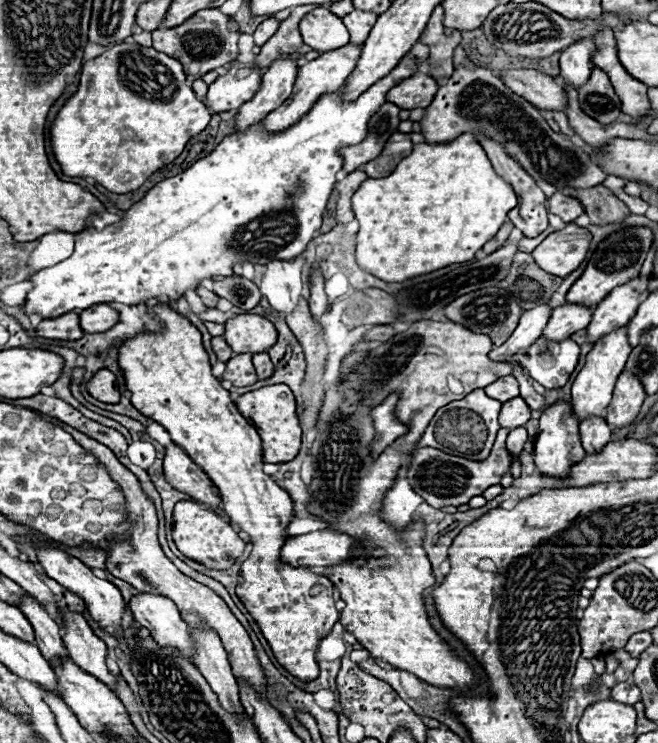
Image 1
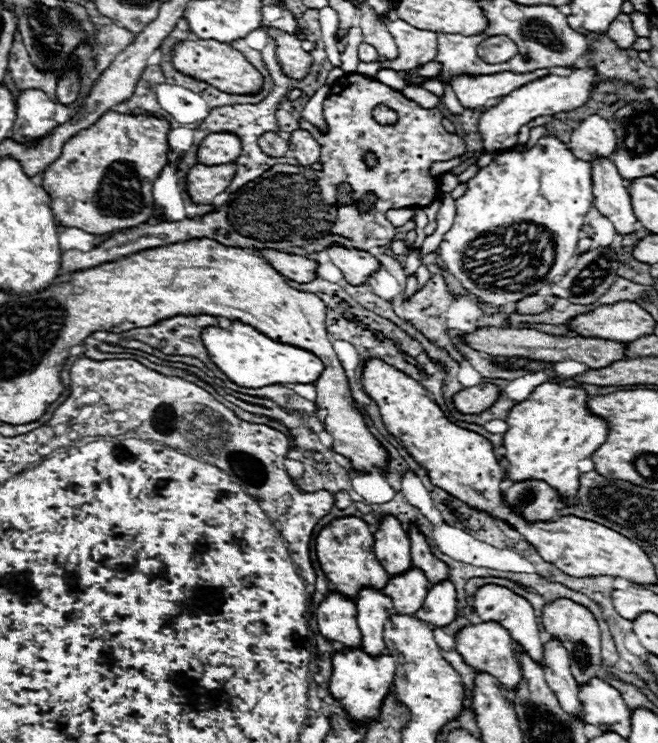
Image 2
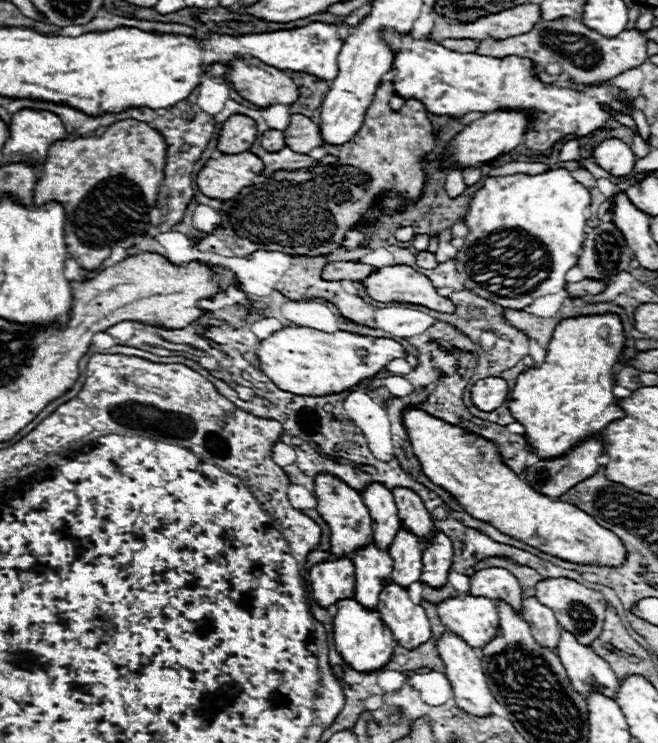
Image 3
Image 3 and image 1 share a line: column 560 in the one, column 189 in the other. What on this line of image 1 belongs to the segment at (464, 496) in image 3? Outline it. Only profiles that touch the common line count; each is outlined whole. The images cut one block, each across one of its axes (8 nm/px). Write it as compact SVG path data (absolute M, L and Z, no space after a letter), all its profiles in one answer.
M188 500L178 502L174 506L174 516L172 518L174 518L172 536L174 536L174 542L176 542L178 550L186 558L202 562L206 568L212 568L212 570L228 570L232 564L238 562L238 558L242 556L242 552L246 548L246 544L238 538L238 532L232 528L230 522L222 520L212 510L204 510L196 502L188 502Z

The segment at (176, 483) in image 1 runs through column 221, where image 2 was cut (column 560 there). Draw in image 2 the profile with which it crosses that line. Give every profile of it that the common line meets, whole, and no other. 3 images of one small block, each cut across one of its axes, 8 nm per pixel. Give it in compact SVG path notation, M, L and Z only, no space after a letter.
M524 480L514 482L504 490L504 496L510 506L518 508L526 520L554 520L562 498L558 490L542 480Z

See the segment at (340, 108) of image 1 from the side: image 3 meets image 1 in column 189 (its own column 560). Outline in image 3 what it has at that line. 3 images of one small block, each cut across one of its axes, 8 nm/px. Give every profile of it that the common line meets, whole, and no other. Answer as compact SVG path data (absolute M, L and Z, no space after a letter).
M556 168L538 176L510 174L486 178L484 186L474 194L468 214L464 216L470 234L464 238L464 244L456 256L458 274L464 280L464 286L482 298L512 310L522 310L540 296L564 290L566 288L564 276L570 268L578 264L582 252L588 206L590 206L588 188L576 182L572 174L564 168Z

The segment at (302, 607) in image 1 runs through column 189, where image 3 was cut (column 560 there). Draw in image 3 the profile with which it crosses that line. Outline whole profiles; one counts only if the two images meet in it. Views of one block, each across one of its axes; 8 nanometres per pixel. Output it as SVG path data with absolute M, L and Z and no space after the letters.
M594 314L594 316L574 316L560 320L552 340L548 344L548 354L544 358L544 364L524 370L516 386L510 392L508 408L516 422L520 422L526 428L526 440L532 448L538 450L540 458L552 458L562 456L568 452L576 442L584 440L590 434L602 432L610 422L624 416L624 410L618 406L618 398L612 394L612 388L616 384L612 368L620 362L620 356L624 352L624 326L618 314Z

